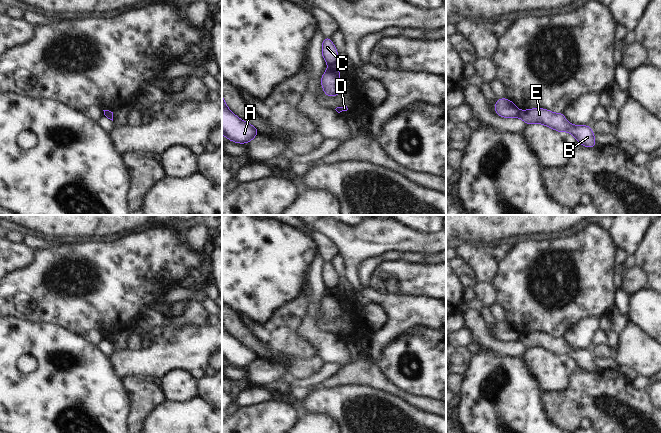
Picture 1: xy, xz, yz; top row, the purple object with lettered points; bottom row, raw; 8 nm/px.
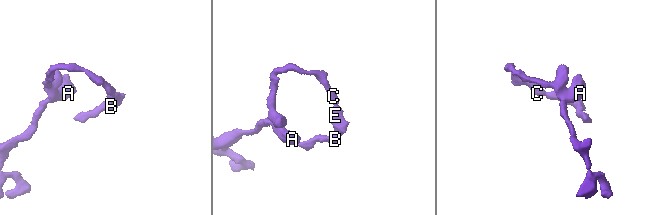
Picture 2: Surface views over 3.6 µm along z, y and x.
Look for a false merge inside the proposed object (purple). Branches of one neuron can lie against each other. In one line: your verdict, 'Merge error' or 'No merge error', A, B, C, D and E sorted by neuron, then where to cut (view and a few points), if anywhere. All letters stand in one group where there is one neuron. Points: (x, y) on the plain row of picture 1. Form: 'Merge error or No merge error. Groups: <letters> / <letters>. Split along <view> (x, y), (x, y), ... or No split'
Merge error. Groups: A C / B D E. Split along xz (334, 287), (328, 289).

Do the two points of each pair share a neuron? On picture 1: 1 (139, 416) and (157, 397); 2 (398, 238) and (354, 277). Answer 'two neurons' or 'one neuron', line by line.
1: one neuron
2: one neuron

